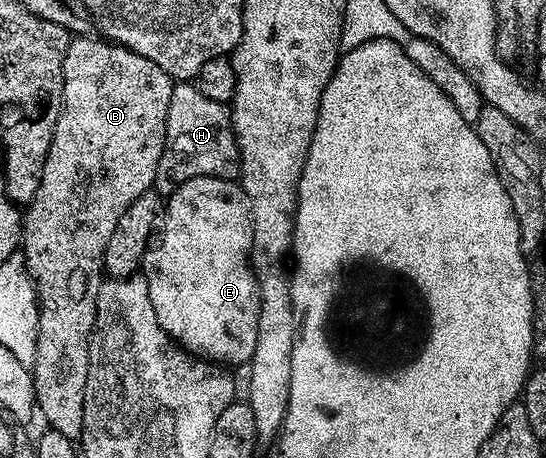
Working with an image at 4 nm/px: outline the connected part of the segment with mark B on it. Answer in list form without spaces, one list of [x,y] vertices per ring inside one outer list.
[[[95,36],[72,37],[69,48],[65,52],[63,65],[63,110],[55,125],[55,135],[49,144],[49,156],[45,156],[45,168],[41,172],[41,184],[37,188],[37,196],[26,203],[25,213],[21,218],[21,253],[27,261],[27,270],[35,284],[35,292],[39,296],[39,335],[37,336],[37,356],[33,367],[35,380],[35,405],[38,413],[43,413],[46,425],[52,430],[61,432],[61,436],[72,440],[83,433],[83,417],[85,416],[85,380],[89,376],[89,344],[91,333],[95,327],[95,301],[99,291],[99,283],[104,281],[103,253],[109,244],[109,236],[113,236],[113,228],[117,228],[117,220],[125,216],[125,208],[137,200],[137,196],[148,193],[155,185],[157,164],[161,160],[161,152],[167,139],[167,117],[169,116],[169,100],[173,96],[175,82],[164,70],[157,68],[153,60],[141,56],[137,52],[127,50],[110,40],[100,40]]]

